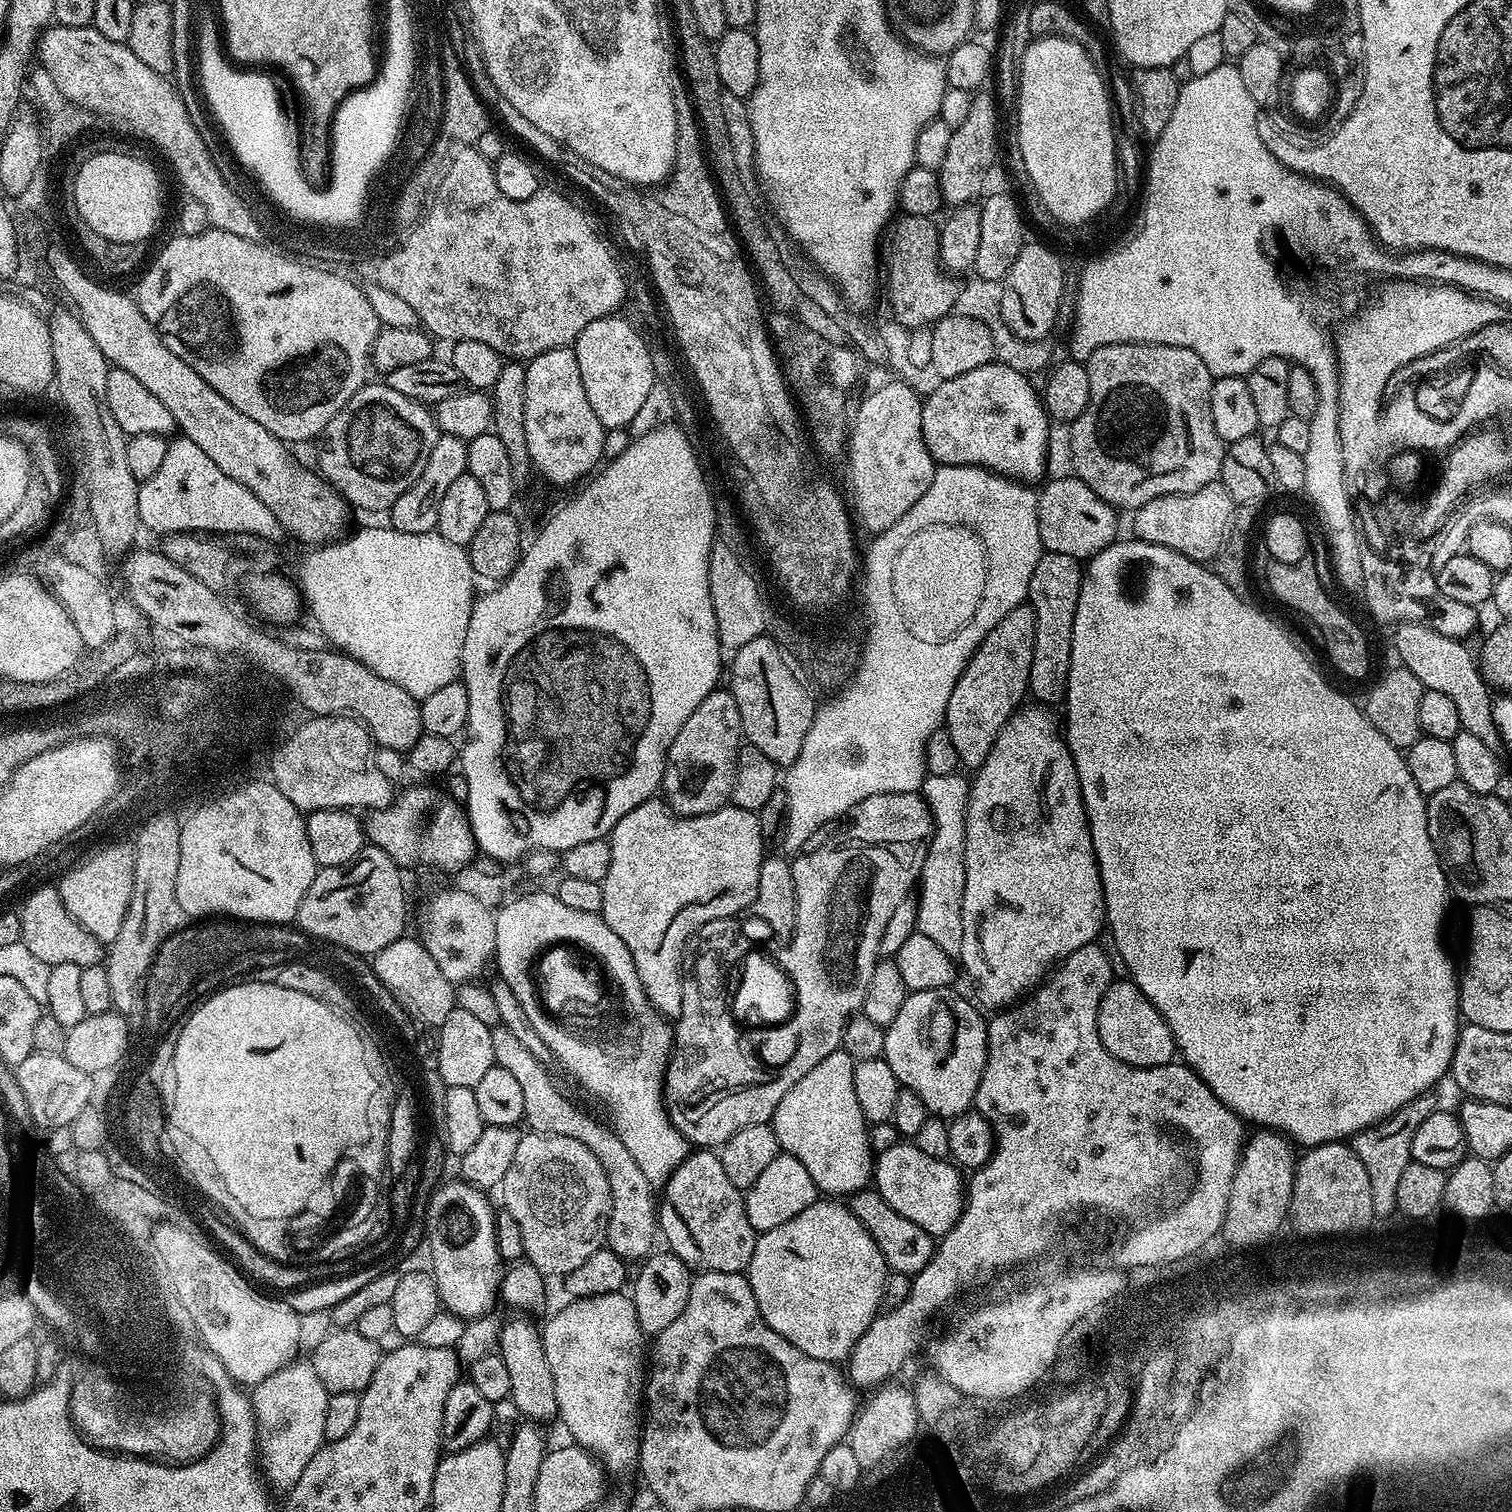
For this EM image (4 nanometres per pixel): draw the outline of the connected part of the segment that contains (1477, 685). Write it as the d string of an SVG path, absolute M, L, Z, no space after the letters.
M1404 622L1399 623L1395 627L1394 648L1400 658L1399 663L1408 668L1420 682L1422 682L1426 690L1434 689L1446 694L1457 707L1458 720L1463 731L1473 734L1476 738L1485 742L1491 748L1499 749L1502 741L1500 731L1496 729L1496 723L1493 716L1493 695L1491 687L1484 679L1482 671L1475 655L1470 654L1466 645L1461 639L1444 636L1434 631L1427 623L1421 622Z

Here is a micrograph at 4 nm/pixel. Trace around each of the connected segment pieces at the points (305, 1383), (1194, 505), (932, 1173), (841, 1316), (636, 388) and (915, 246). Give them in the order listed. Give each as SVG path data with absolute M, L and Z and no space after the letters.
M303 1358L282 1366L282 1370L254 1385L251 1392L252 1409L256 1415L259 1467L265 1481L275 1491L277 1488L280 1494L287 1494L294 1482L302 1478L306 1462L310 1462L326 1442L324 1425L330 1394L326 1386L322 1386L322 1378L314 1374L312 1363Z
M1219 479L1210 481L1202 490L1194 490L1186 494L1170 494L1162 498L1150 498L1141 508L1135 509L1131 513L1132 528L1135 539L1144 540L1154 546L1166 546L1178 554L1197 562L1215 561L1218 550L1222 546L1224 536L1228 533L1228 523L1232 517L1234 501L1230 498L1230 490L1221 484Z
M897 1142L894 1146L890 1146L890 1150L882 1150L878 1153L874 1160L876 1191L882 1194L882 1198L886 1198L890 1206L894 1206L894 1210L898 1210L898 1214L902 1214L902 1218L910 1218L910 1222L918 1222L918 1226L922 1226L922 1230L926 1230L926 1234L934 1238L947 1234L956 1224L964 1208L966 1184L963 1179L960 1181L960 1175L962 1175L961 1169L955 1163L930 1158L930 1154L922 1154L922 1150L918 1150L914 1142Z
M817 1198L802 1214L774 1226L774 1230L759 1233L754 1254L746 1269L748 1285L754 1290L762 1318L786 1342L798 1346L802 1354L819 1360L847 1361L852 1347L876 1319L882 1308L884 1283L890 1269L878 1250L878 1242L870 1238L866 1226L854 1218L847 1203L836 1198Z
M620 314L598 318L578 334L574 345L578 374L582 374L586 398L604 429L627 429L635 424L638 409L646 402L646 394L658 383L648 347L645 337Z
M904 214L901 217L900 221L897 219L891 225L892 244L885 243L882 248L882 292L888 295L888 304L905 330L927 328L957 307L961 285L956 282L957 277L949 274L940 262L937 221L931 216Z

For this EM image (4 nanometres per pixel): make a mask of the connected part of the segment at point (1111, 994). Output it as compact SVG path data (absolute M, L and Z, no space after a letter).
M1113 979L1112 985L1100 999L1096 1025L1098 1038L1102 1038L1102 1046L1106 1046L1106 1050L1114 1054L1114 1058L1135 1068L1153 1068L1173 1063L1178 1049L1170 1034L1170 1028L1166 1026L1156 1007L1146 998L1146 994L1142 994L1142 990L1138 990L1138 986L1131 979L1123 979Z

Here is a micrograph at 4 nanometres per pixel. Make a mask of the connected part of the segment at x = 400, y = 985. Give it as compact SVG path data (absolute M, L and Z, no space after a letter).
M411 935L400 936L390 946L371 957L370 965L374 974L381 980L383 986L403 1006L408 1015L417 1025L429 1024L432 1030L439 1030L442 1022L450 1018L457 1008L456 988L451 980L438 970L438 962L430 958L430 950L419 939L411 940Z

